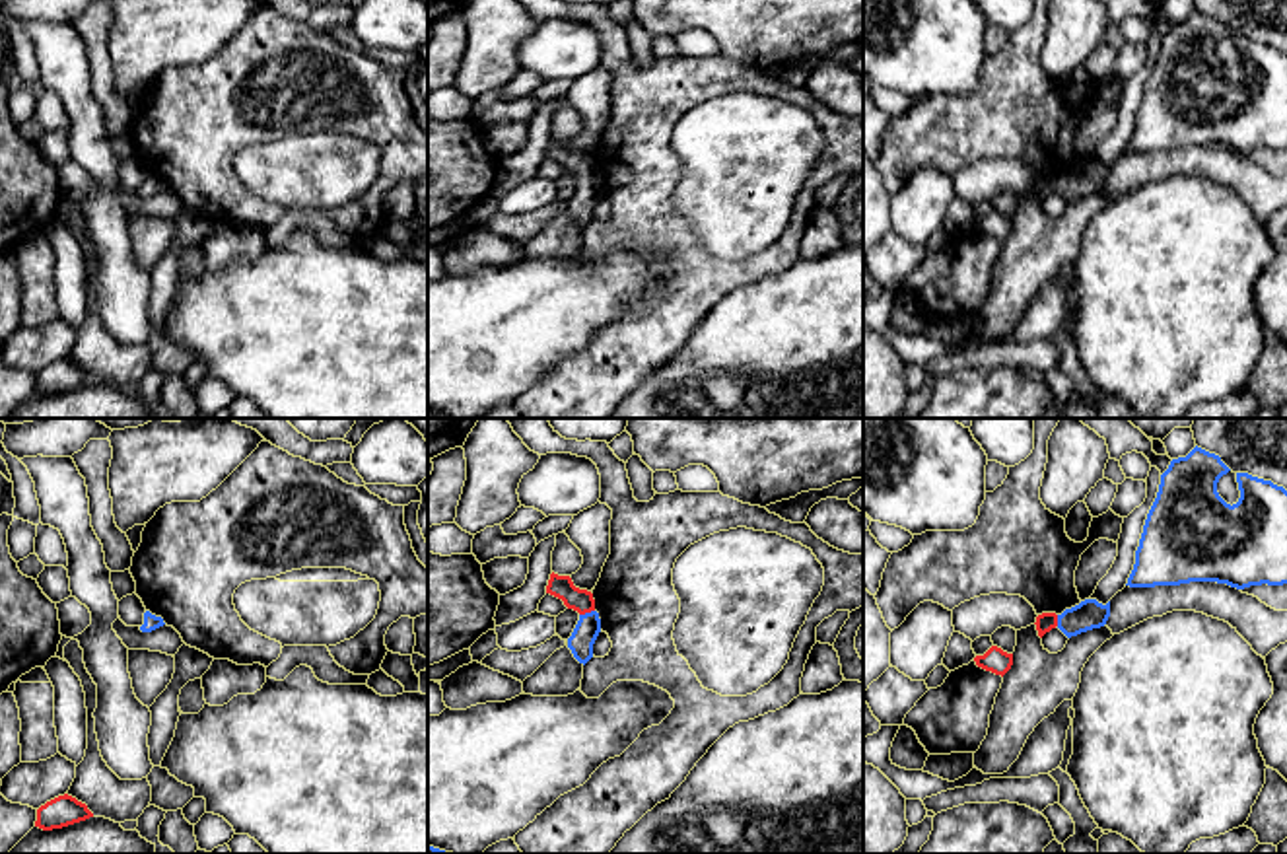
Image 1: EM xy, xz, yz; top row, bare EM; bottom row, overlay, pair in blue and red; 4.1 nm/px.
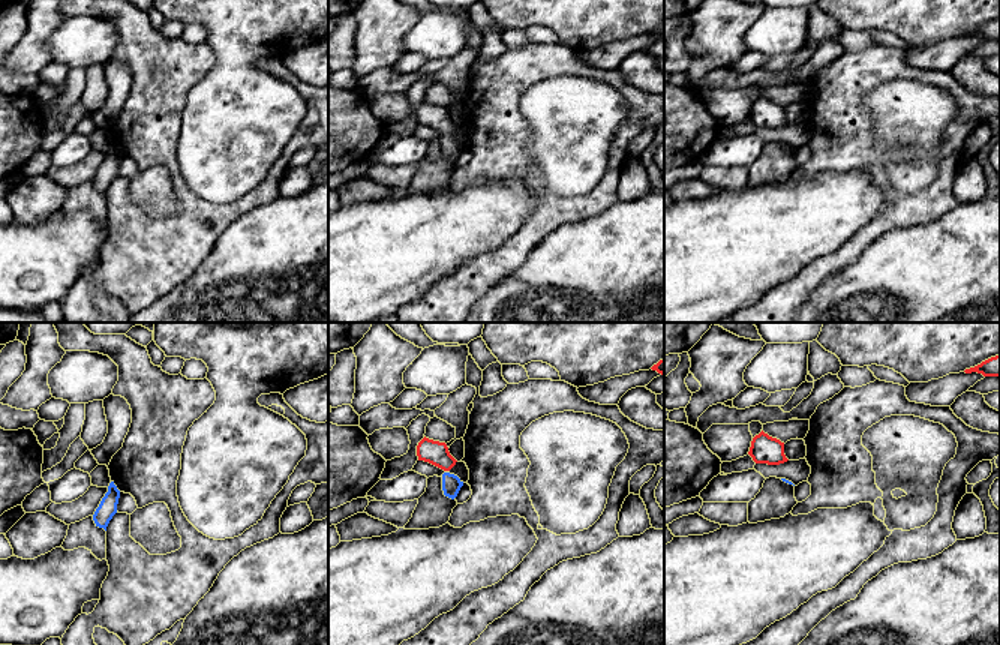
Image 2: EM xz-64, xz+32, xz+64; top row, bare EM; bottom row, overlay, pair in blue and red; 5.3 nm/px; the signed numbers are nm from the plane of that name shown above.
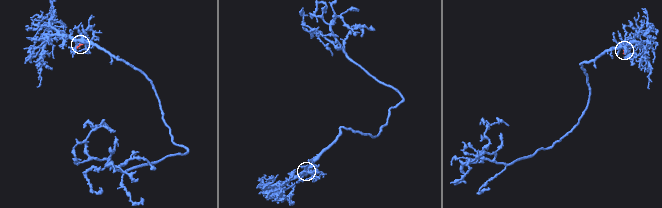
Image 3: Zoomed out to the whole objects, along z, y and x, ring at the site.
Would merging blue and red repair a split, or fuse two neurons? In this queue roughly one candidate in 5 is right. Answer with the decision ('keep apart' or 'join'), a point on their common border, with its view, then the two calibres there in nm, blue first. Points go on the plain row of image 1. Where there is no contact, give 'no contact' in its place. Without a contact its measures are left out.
join; meets blue in xz at (586, 177); 100 nm thick on the blue side, 100 nm on the other

